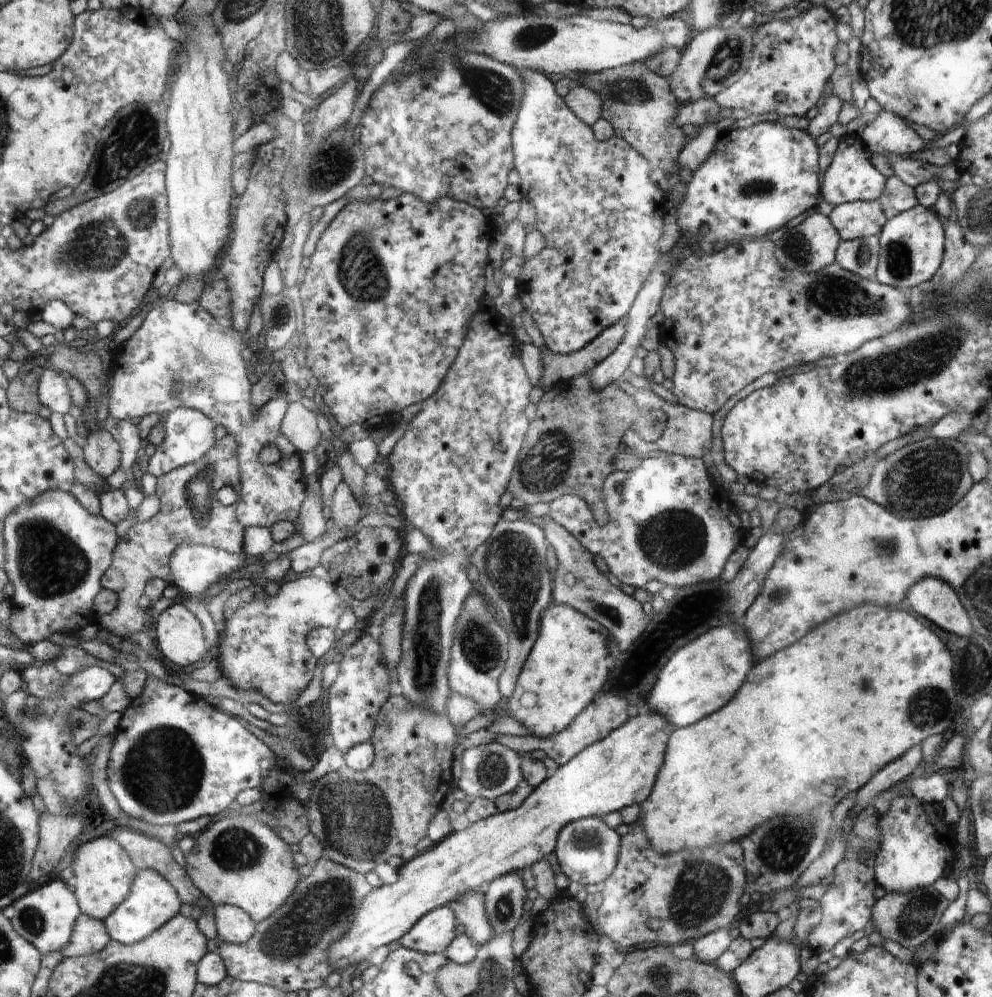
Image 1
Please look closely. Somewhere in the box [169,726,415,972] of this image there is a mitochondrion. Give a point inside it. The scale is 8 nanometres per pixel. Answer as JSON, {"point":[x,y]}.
{"point":[324,906]}

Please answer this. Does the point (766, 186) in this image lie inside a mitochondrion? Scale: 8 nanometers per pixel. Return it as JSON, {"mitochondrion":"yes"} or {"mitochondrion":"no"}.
{"mitochondrion":"yes"}

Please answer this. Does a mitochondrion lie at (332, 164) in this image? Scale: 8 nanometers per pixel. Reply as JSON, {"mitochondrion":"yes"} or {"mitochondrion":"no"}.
{"mitochondrion":"yes"}

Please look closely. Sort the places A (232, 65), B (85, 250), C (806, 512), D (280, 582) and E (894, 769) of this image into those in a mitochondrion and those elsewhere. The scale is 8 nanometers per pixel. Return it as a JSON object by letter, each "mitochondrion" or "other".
{"A":"other","B":"mitochondrion","C":"other","D":"other","E":"other"}

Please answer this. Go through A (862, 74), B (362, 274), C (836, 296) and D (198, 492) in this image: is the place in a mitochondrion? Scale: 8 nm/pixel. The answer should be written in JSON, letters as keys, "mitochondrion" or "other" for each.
{"A":"other","B":"mitochondrion","C":"mitochondrion","D":"mitochondrion"}

